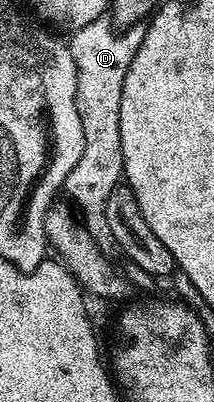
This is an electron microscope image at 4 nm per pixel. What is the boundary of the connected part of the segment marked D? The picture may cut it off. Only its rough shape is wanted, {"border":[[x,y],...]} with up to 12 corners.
{"border":[[106,16],[68,40],[86,141],[64,188],[94,240],[124,176],[120,94],[145,33]]}

